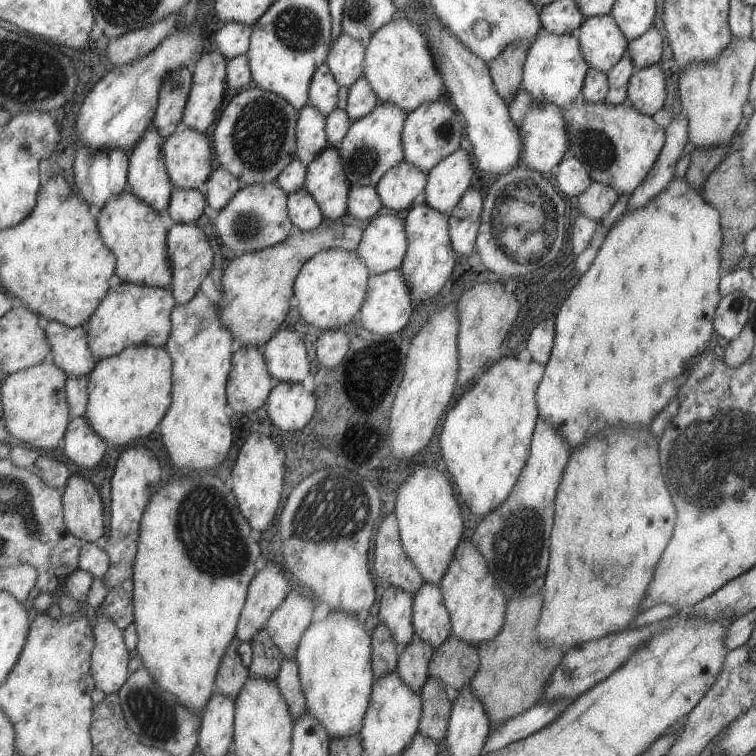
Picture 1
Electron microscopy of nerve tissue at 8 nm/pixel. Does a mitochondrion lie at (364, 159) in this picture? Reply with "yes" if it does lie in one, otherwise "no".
yes

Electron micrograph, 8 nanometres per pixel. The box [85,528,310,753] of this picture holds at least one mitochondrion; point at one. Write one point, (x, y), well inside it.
(156, 718)

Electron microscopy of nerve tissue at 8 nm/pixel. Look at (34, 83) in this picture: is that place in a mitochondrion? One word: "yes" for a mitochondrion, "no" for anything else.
yes

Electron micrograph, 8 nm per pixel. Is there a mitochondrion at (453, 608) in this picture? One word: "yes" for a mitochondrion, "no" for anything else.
no

